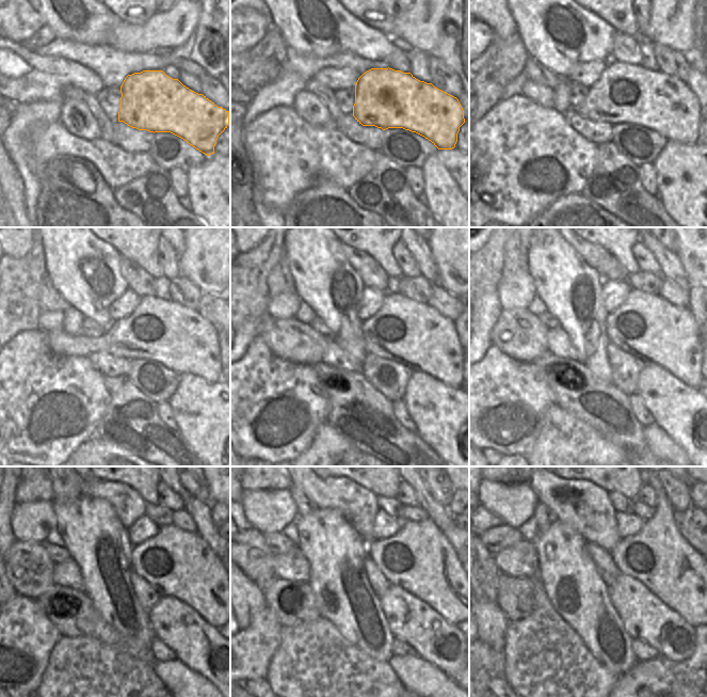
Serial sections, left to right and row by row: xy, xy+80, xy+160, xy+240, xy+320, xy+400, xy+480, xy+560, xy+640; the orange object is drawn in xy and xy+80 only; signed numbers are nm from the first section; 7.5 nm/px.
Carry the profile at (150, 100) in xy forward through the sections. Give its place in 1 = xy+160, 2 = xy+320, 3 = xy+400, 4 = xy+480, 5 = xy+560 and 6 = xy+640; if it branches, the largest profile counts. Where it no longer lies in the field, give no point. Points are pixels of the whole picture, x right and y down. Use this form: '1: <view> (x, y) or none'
1: xy+160 (625, 93)
2: xy+320 (413, 334)
3: xy+400 (645, 326)
4: xy+480 (176, 563)
5: xy+560 (419, 558)
6: xy+640 (658, 556)

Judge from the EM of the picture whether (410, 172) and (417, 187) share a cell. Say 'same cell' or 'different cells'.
same cell

